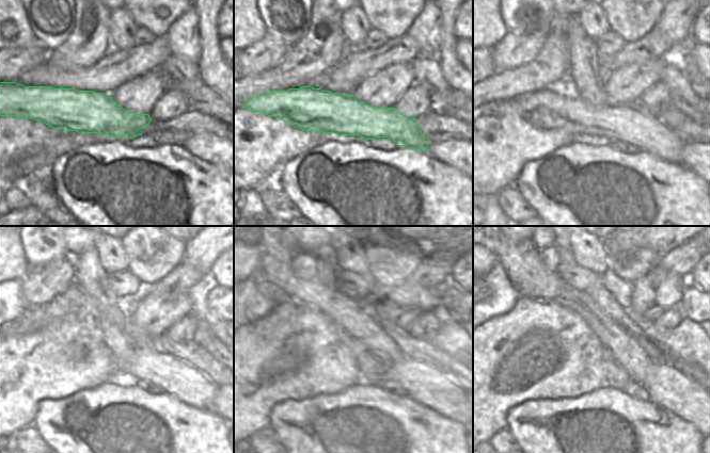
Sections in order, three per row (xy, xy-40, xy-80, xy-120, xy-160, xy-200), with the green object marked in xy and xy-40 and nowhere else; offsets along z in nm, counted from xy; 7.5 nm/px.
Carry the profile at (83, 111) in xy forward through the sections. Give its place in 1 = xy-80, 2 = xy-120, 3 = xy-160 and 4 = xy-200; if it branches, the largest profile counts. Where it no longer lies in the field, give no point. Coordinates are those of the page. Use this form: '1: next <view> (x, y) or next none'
1: next xy-80 (545, 109)
2: next xy-120 (180, 379)
3: next xy-160 (424, 384)
4: next xy-200 (689, 400)

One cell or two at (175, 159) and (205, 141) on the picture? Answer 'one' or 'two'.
two

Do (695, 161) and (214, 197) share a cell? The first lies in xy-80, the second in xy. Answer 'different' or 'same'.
different

